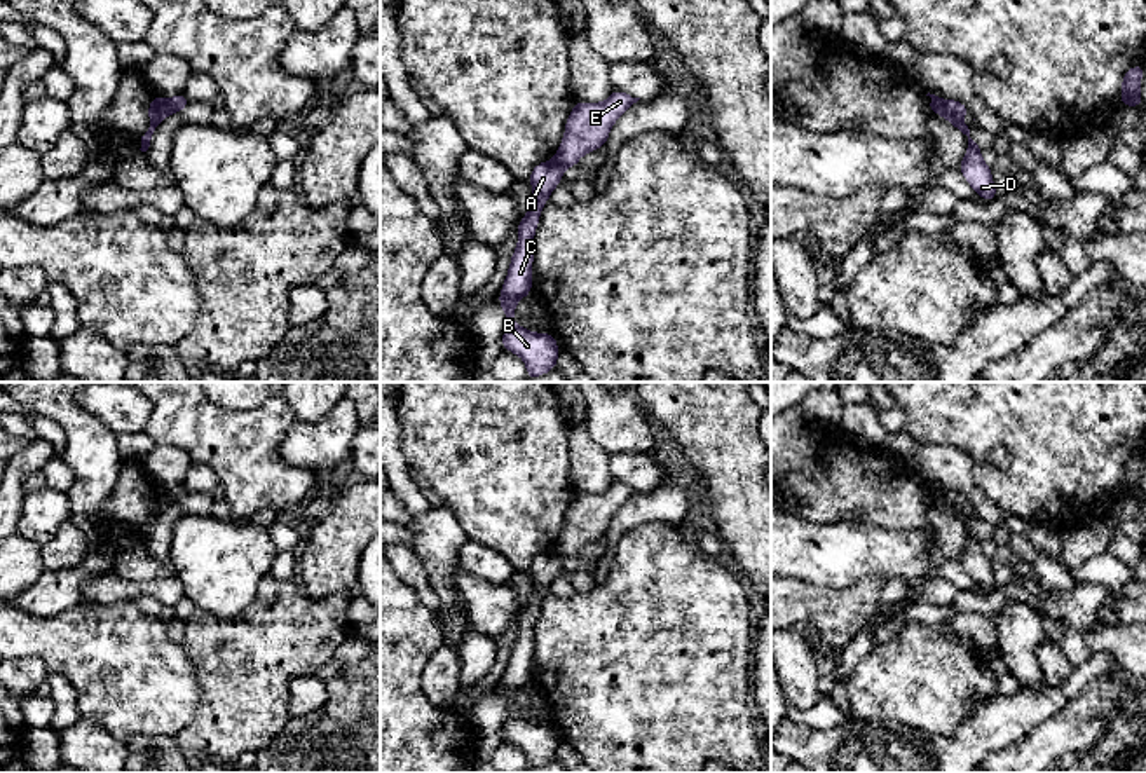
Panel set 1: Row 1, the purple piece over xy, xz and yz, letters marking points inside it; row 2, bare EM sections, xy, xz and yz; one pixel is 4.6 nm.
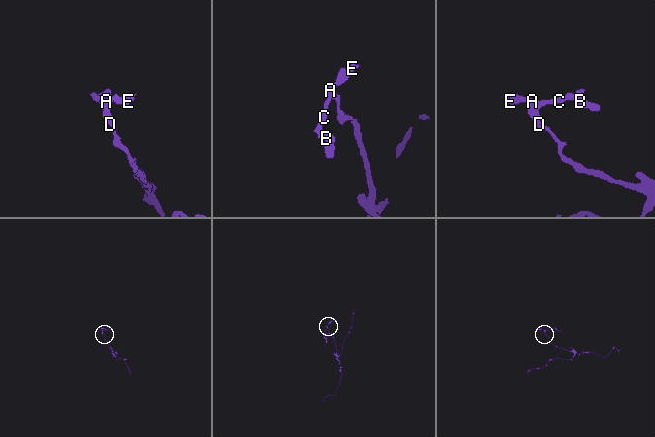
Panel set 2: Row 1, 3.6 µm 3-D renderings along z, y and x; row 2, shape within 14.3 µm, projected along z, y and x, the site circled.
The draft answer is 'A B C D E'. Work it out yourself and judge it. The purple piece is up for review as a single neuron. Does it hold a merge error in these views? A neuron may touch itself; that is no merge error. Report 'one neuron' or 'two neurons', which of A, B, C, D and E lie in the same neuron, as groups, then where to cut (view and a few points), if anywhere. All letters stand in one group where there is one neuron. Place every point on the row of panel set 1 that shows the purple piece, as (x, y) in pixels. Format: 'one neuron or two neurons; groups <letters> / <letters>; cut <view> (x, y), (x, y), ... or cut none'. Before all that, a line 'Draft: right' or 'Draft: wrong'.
Draft: wrong
two neurons; groups A B C D / E; cut yz (944, 100), (941, 114)

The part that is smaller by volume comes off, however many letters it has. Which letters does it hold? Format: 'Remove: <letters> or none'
Remove: E

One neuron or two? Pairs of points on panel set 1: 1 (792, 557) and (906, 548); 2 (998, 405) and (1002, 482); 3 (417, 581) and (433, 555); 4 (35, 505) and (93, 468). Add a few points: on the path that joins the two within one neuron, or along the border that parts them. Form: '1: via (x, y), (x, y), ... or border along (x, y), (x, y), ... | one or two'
1: via (820, 554), (878, 552) | one
2: via (1017, 424), (1017, 463) | one
3: border along (412, 548), (436, 594), (440, 608) | two
4: border along (67, 494), (70, 519) | two

